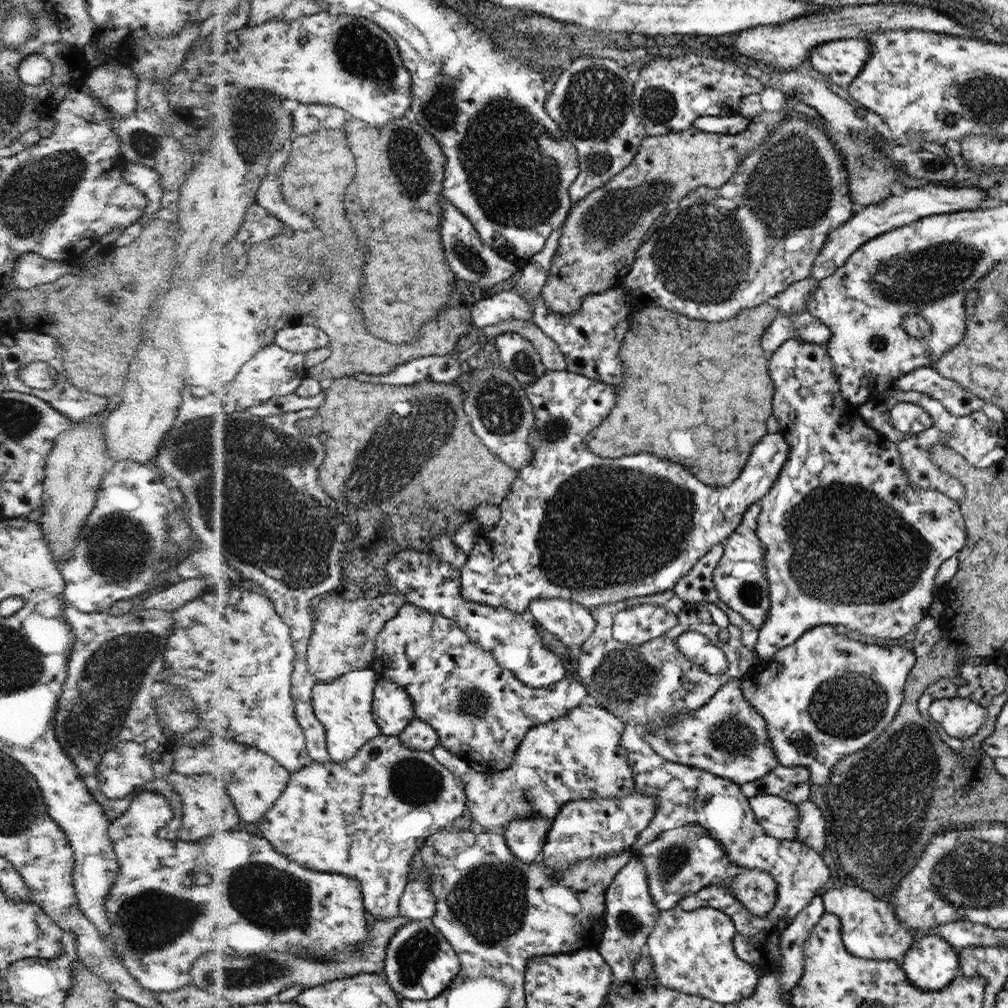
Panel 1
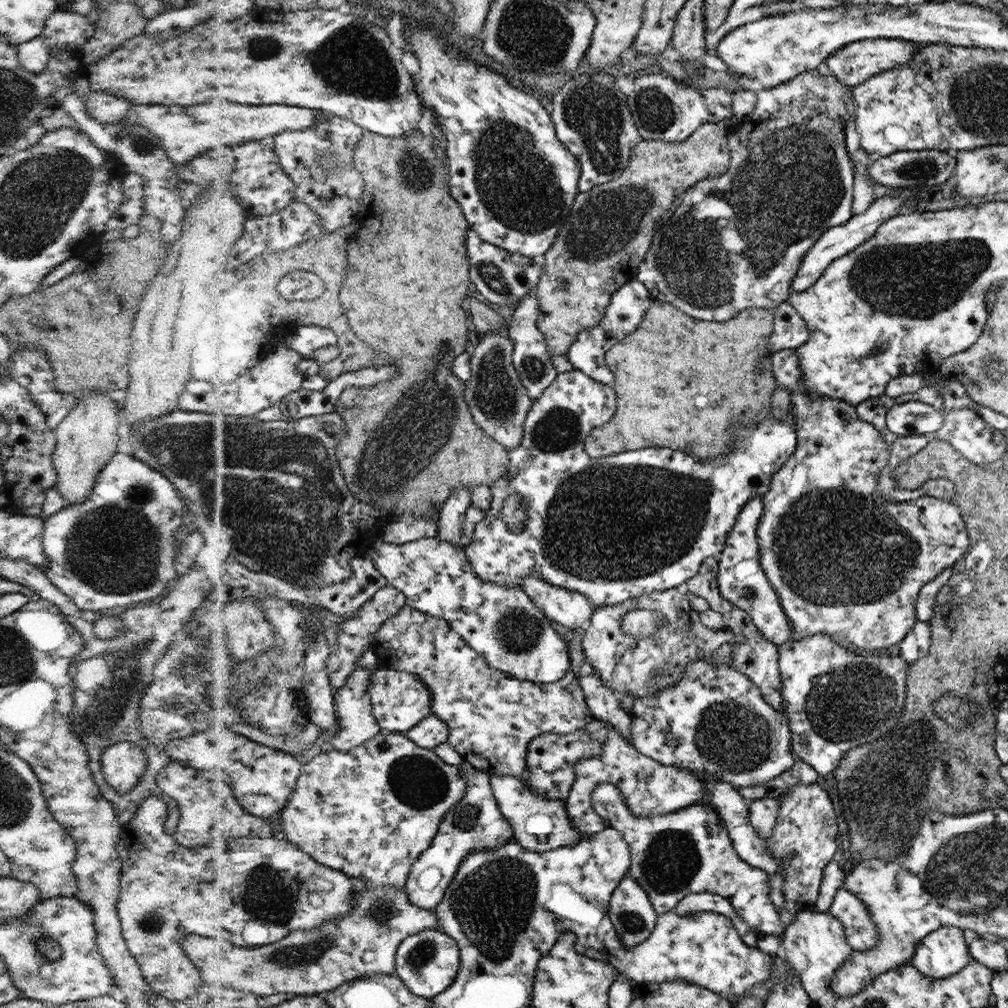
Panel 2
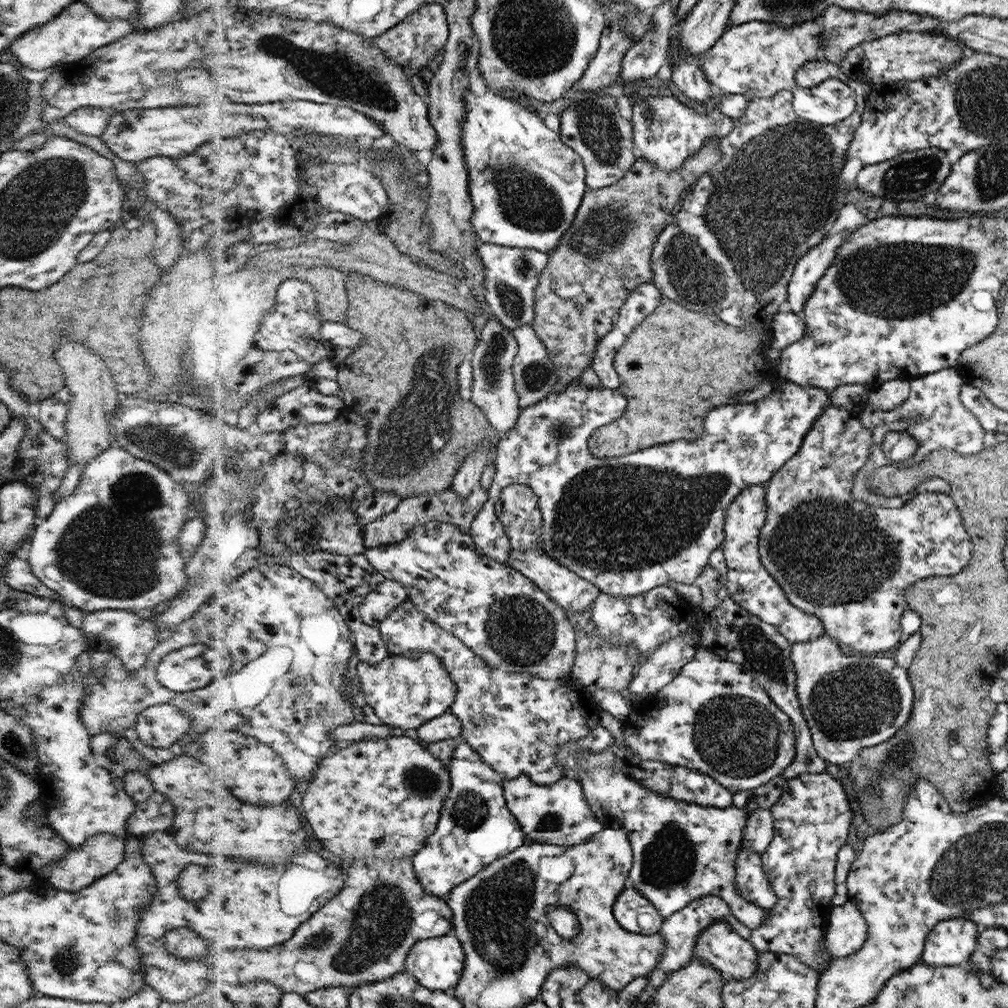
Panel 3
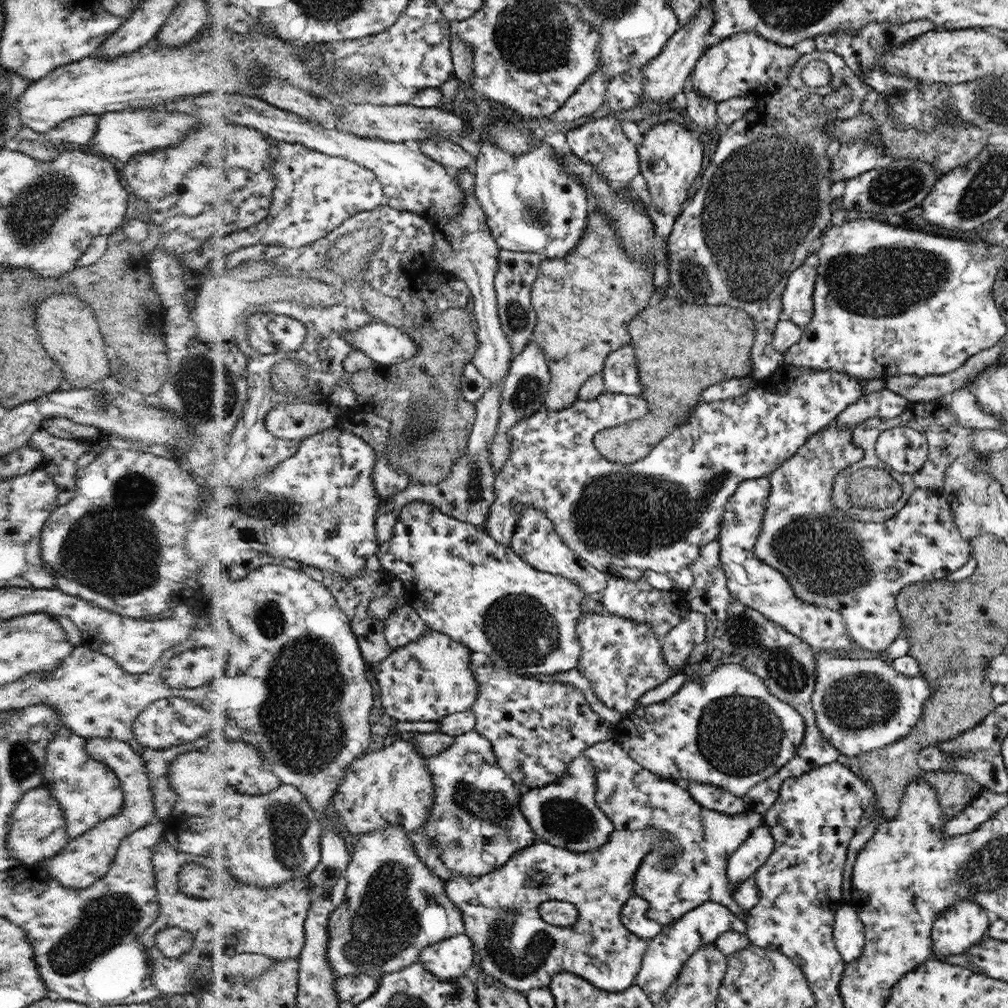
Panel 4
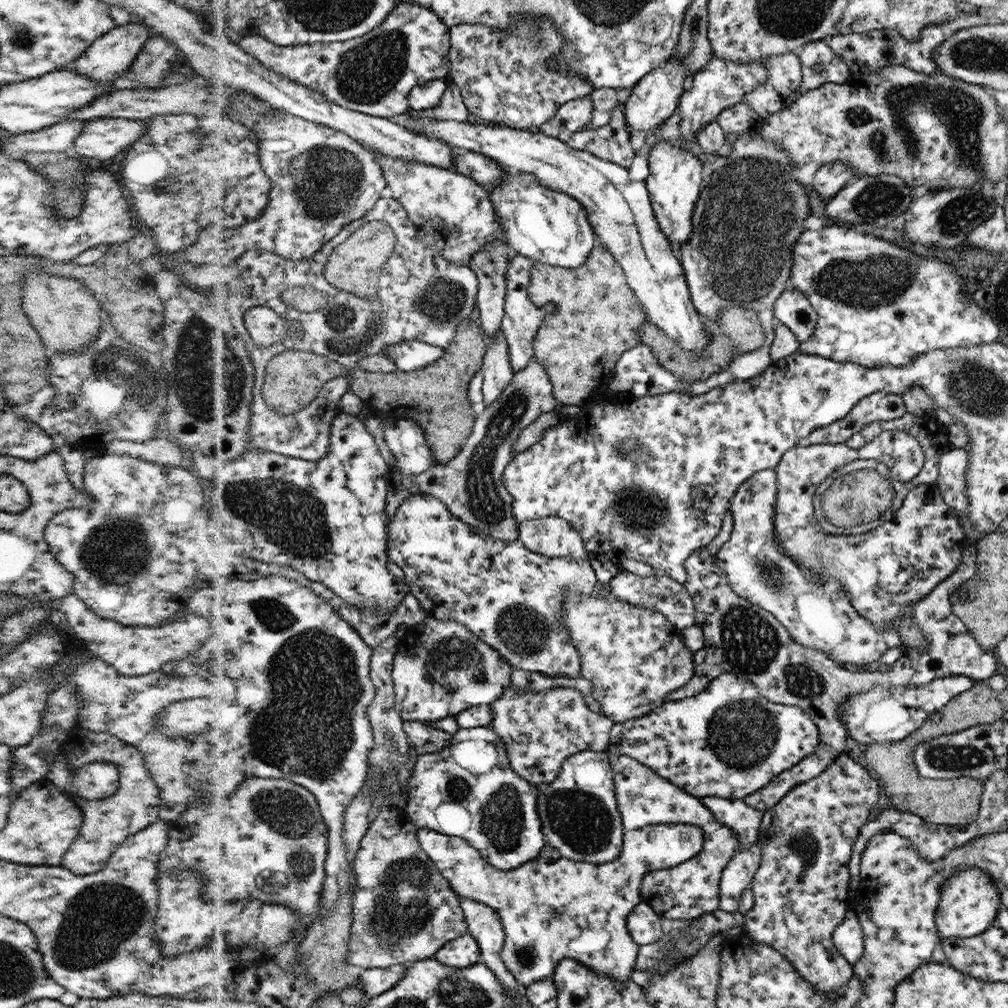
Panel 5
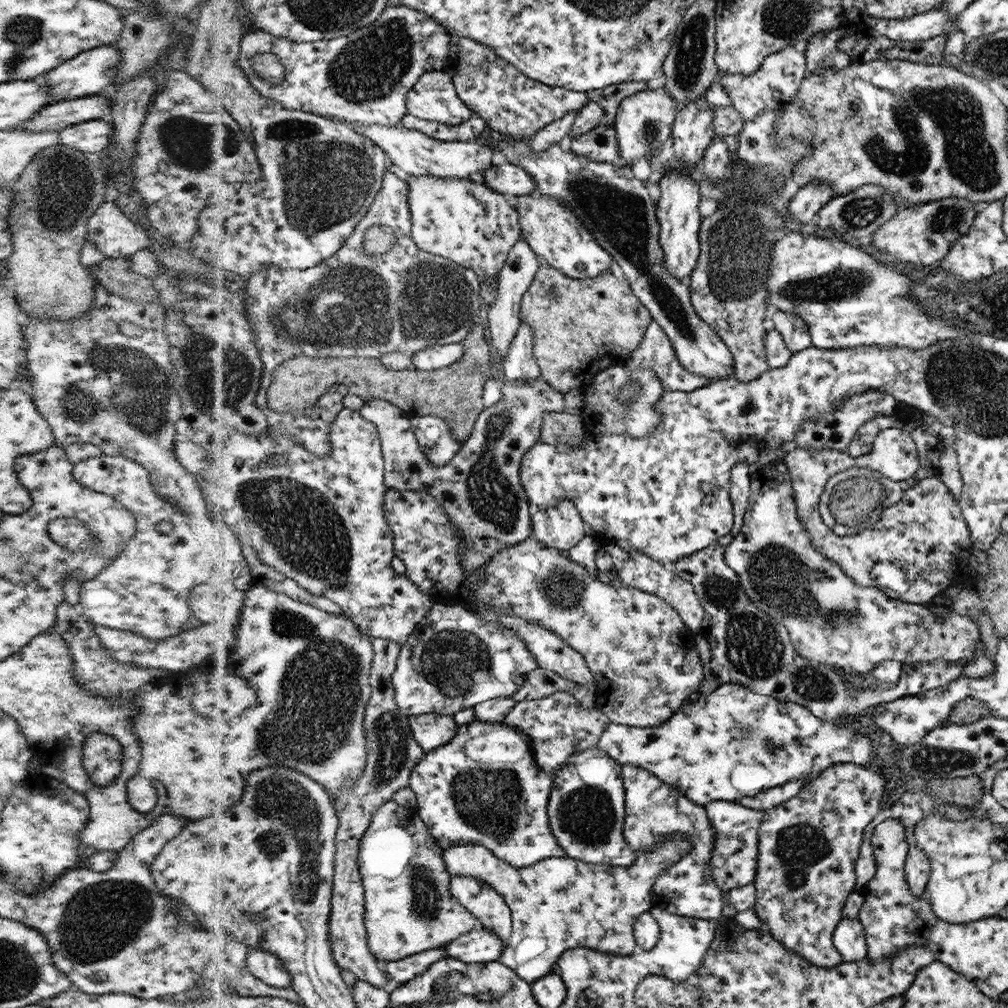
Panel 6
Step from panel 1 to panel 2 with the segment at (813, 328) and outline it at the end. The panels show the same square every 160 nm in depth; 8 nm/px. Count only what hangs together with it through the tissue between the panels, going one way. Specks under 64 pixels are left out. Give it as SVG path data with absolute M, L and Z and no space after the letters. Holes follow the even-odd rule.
M780 304L774 309L773 332L769 337L769 347L773 352L794 349L807 342L809 333L805 321L789 304Z

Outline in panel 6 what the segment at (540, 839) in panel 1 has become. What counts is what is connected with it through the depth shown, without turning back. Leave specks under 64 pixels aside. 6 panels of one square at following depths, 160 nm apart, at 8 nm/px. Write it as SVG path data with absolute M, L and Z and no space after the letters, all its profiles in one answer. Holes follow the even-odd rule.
M596 747L586 749L585 751L574 754L552 774L553 785L553 800L549 800L549 820L553 820L553 832L557 832L557 841L561 848L564 849L564 854L569 858L575 860L587 861L589 864L609 864L609 865L621 865L622 867L636 867L639 864L640 856L628 845L623 837L623 824L625 816L625 792L623 787L623 780L620 772L620 765L616 763L607 754L603 754Z

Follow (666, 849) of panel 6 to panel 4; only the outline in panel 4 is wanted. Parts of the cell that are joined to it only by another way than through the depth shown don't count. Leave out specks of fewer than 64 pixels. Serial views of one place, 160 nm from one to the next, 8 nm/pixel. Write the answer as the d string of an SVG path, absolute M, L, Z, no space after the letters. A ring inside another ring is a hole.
M642 828L641 830L621 829L620 831L613 830L609 840L599 850L589 852L571 852L569 849L559 848L557 845L550 845L547 843L541 843L535 841L531 847L525 847L517 854L513 854L507 862L497 867L495 870L488 872L481 876L454 876L451 880L446 881L446 889L449 898L457 905L457 908L461 909L463 915L463 921L465 924L465 936L471 937L473 950L477 952L477 956L481 957L481 964L479 968L485 977L491 977L495 981L499 981L505 989L511 989L517 993L525 994L528 991L532 991L537 988L548 987L551 983L553 975L558 973L570 973L579 976L581 979L587 981L593 985L593 987L599 988L606 992L620 992L625 991L627 988L632 987L636 981L637 971L640 970L641 964L643 964L644 953L648 949L648 940L635 936L632 932L629 932L620 920L620 912L623 908L623 904L635 894L634 892L634 880L635 874L643 862L643 858L647 856L651 847L658 845L661 841L666 839L666 834L660 832L659 828ZM547 901L563 901L573 904L577 911L577 918L571 926L559 928L547 924L539 913L539 906L541 903Z

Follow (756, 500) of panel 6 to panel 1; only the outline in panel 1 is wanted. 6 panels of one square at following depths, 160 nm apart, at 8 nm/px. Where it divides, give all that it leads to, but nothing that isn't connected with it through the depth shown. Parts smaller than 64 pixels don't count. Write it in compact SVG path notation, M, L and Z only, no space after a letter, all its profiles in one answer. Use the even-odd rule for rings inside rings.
M754 503L748 508L740 520L736 531L732 533L723 543L723 554L712 572L712 583L719 593L719 597L724 604L737 612L749 624L752 624L757 630L761 628L764 619L767 618L769 610L768 582L764 577L763 544L755 535L756 519L760 514L760 506Z

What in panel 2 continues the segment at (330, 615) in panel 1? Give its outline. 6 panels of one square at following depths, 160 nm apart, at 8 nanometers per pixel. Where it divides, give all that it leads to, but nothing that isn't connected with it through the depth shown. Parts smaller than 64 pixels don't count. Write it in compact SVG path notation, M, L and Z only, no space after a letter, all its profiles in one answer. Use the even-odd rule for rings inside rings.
M387 585L361 606L356 617L349 618L340 624L341 632L336 638L335 648L331 651L328 660L328 673L333 687L344 687L348 683L349 675L356 671L360 658L375 642L376 634L383 623L396 616L406 605L408 605L408 600L405 593Z

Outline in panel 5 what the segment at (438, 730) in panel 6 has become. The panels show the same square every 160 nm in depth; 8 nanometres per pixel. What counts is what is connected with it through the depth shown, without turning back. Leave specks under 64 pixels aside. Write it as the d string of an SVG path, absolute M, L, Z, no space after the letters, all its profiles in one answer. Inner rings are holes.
M404 721L404 729L408 733L416 755L440 752L455 738L450 732L439 730L423 721Z

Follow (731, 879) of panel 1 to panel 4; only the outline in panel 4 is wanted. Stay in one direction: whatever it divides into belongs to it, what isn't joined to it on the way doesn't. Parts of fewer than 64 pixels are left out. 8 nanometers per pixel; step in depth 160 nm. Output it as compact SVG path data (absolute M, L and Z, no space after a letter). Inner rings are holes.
M605 740L595 743L580 756L588 757L596 769L595 801L606 813L614 825L614 830L621 829L641 830L642 828L659 828L666 834L666 839L650 848L647 856L643 858L634 880L634 892L637 896L648 901L647 915L662 926L676 922L681 915L687 914L692 908L699 907L701 903L716 901L724 904L729 912L745 917L748 910L739 908L728 892L727 864L729 855L737 850L751 832L764 824L763 814L749 813L741 815L728 815L708 808L703 808L694 801L689 793L679 783L657 776L649 772L642 765L629 757L618 744Z

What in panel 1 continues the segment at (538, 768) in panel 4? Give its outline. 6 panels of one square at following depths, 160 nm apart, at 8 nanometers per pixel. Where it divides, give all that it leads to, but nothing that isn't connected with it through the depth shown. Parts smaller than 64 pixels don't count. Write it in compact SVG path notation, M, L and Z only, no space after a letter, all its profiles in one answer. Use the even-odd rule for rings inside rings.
M411 604L403 606L399 615L389 620L376 638L376 655L371 667L381 678L396 681L407 688L415 701L416 717L437 731L444 748L459 755L466 763L479 763L487 768L487 772L507 769L529 730L563 718L587 695L587 689L577 679L559 680L545 688L529 688L509 669L501 668L492 653L485 652L480 645L469 640L468 633L457 621Z

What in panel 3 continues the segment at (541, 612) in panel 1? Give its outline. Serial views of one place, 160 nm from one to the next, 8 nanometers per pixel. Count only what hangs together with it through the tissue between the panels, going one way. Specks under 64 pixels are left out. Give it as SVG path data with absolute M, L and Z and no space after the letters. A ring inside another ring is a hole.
M509 486L505 488L505 492L501 492L501 522L505 524L505 532L509 532L511 536L511 568L519 570L529 580L535 581L537 587L543 589L564 610L581 613L591 607L596 596L601 593L600 589L584 577L577 576L572 569L565 568L555 557L549 556L541 549L544 530L539 502L527 486Z

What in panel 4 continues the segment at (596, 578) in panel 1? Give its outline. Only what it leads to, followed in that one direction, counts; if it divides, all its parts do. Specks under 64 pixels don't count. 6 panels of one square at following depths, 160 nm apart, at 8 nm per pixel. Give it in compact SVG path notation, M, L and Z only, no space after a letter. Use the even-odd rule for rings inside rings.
M783 363L771 375L760 380L755 387L750 388L744 396L736 396L727 400L715 400L713 402L700 401L687 416L682 416L678 420L678 424L674 426L674 429L665 438L662 438L659 443L655 444L647 455L634 463L625 464L609 461L602 456L592 443L592 439L596 432L605 432L606 428L613 428L618 424L625 424L627 421L647 415L647 401L639 396L618 395L617 393L603 390L592 400L583 401L577 398L575 402L567 407L556 411L542 407L535 414L521 419L520 422L513 424L512 427L509 427L504 432L503 438L508 440L510 444L509 454L505 459L503 467L494 473L493 495L495 495L495 502L490 505L489 516L485 519L481 529L485 534L489 534L489 537L493 537L493 541L497 541L501 545L507 545L514 531L515 519L518 518L517 516L521 516L523 506L535 508L535 510L543 513L545 517L551 519L553 527L555 527L557 534L560 534L561 541L565 542L565 546L568 546L577 556L580 556L587 564L593 566L595 570L603 572L608 577L616 576L625 580L643 579L642 576L646 570L653 570L659 572L659 574L665 574L667 578L679 585L680 590L686 592L695 580L695 575L691 571L691 564L700 555L701 548L704 548L709 542L715 541L717 536L720 535L720 524L724 517L724 509L727 507L733 491L737 490L742 481L768 477L787 459L791 458L795 451L803 449L809 435L815 435L817 431L821 431L828 423L835 420L836 416L845 407L855 403L857 399L863 396L860 391L863 385L865 385L865 381L856 380L856 378L843 372L799 368L798 366Z

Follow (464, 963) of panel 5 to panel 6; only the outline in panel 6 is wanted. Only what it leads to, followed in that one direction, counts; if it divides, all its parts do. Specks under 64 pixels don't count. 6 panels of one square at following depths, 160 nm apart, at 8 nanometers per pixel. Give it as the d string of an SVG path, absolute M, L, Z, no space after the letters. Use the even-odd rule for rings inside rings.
M478 926L447 945L447 956L470 963L498 961L504 951L503 940L488 928Z

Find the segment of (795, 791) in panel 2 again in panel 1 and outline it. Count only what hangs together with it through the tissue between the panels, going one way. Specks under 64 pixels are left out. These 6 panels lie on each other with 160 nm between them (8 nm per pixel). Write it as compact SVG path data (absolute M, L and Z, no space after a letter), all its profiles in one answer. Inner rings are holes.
M808 800L795 804L798 810L797 830L793 840L809 845L813 850L821 852L823 848L823 816L815 804Z

